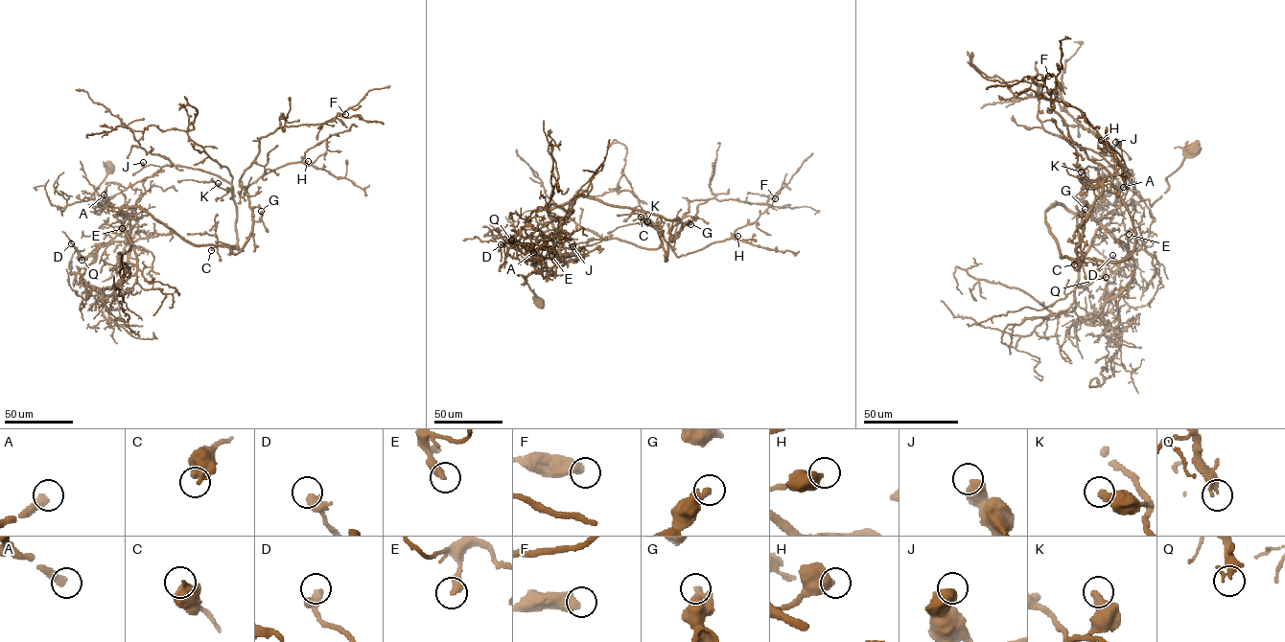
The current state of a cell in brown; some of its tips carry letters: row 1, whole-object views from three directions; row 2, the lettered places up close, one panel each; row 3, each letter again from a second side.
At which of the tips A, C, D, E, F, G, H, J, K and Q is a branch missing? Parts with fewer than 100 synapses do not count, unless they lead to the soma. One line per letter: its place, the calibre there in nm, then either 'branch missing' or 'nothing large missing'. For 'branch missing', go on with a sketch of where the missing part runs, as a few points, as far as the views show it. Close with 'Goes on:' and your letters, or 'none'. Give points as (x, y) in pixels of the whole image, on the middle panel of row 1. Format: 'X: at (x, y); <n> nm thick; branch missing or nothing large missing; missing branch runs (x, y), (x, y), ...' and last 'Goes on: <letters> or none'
A: at (533, 252); 400 nm thick; nothing large missing
C: at (641, 217); 380 nm thick; nothing large missing
D: at (501, 244); 340 nm thick; nothing large missing
E: at (551, 256); 420 nm thick; nothing large missing
F: at (775, 198); 550 nm thick; nothing large missing
G: at (690, 224); 360 nm thick; nothing large missing
H: at (737, 236); 600 nm thick; nothing large missing
J: at (572, 246); 600 nm thick; nothing large missing
K: at (647, 221); 480 nm thick; nothing large missing
Q: at (511, 240); 400 nm thick; nothing large missing
Goes on: none

